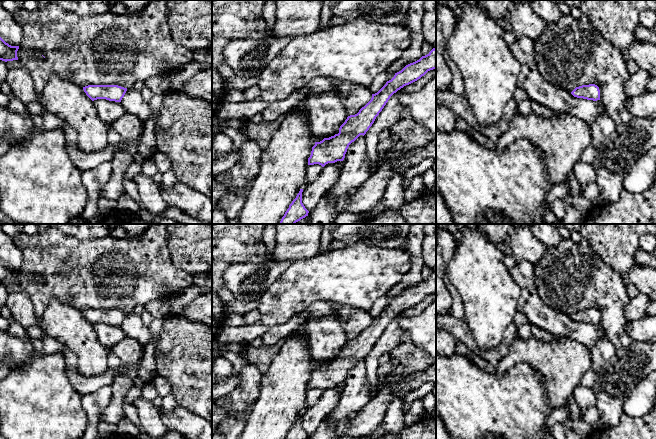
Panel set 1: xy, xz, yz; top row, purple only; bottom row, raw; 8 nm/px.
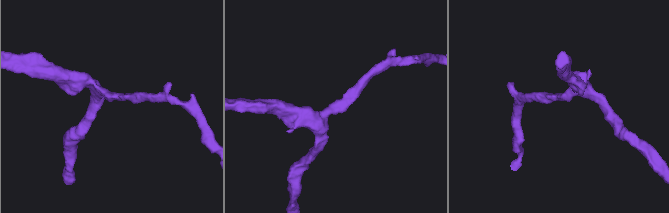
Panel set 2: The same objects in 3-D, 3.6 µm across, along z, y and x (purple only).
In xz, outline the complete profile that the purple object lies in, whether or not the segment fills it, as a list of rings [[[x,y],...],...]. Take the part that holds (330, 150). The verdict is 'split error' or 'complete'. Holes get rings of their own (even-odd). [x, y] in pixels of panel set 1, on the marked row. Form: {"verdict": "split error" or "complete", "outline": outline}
{"verdict": "complete", "outline": [[[435,48],[395,73],[394,77],[387,81],[377,93],[372,94],[371,100],[357,114],[347,117],[340,126],[338,134],[315,142],[308,158],[308,165],[319,164],[324,167],[328,163],[343,161],[349,145],[360,135],[366,134],[390,97],[433,69],[436,69]]]}

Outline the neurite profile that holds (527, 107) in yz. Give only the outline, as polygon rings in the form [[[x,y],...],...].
[[[527,98],[517,103],[517,112],[524,115],[538,115],[543,119],[549,119],[555,115],[551,109]]]

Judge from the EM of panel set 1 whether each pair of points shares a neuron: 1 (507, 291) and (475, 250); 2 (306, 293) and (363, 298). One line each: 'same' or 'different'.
1: same
2: same

